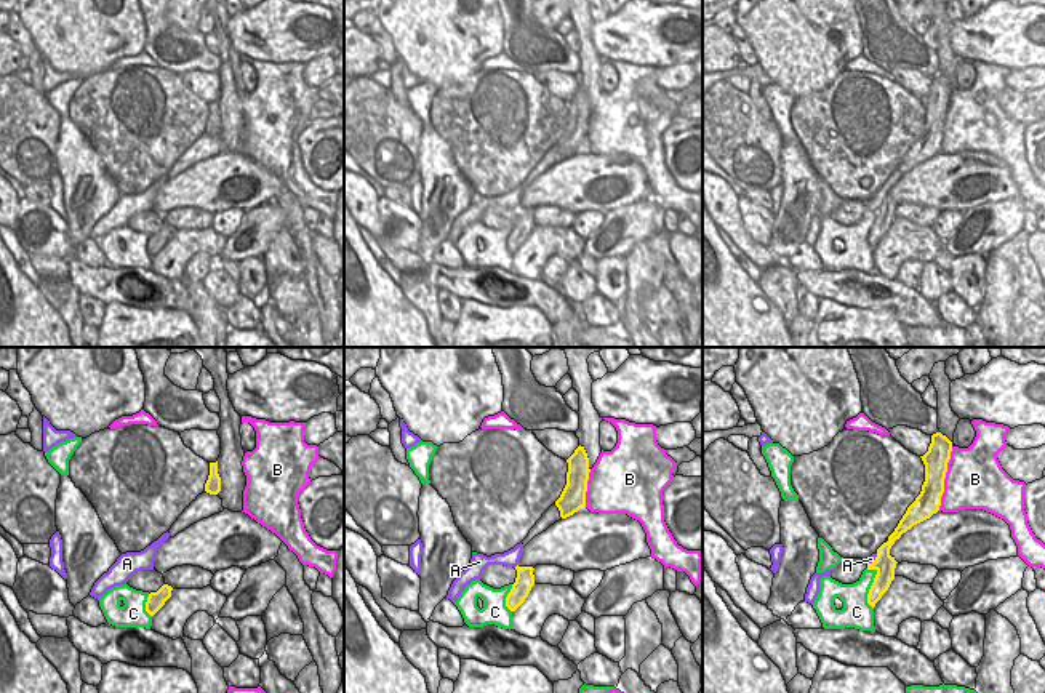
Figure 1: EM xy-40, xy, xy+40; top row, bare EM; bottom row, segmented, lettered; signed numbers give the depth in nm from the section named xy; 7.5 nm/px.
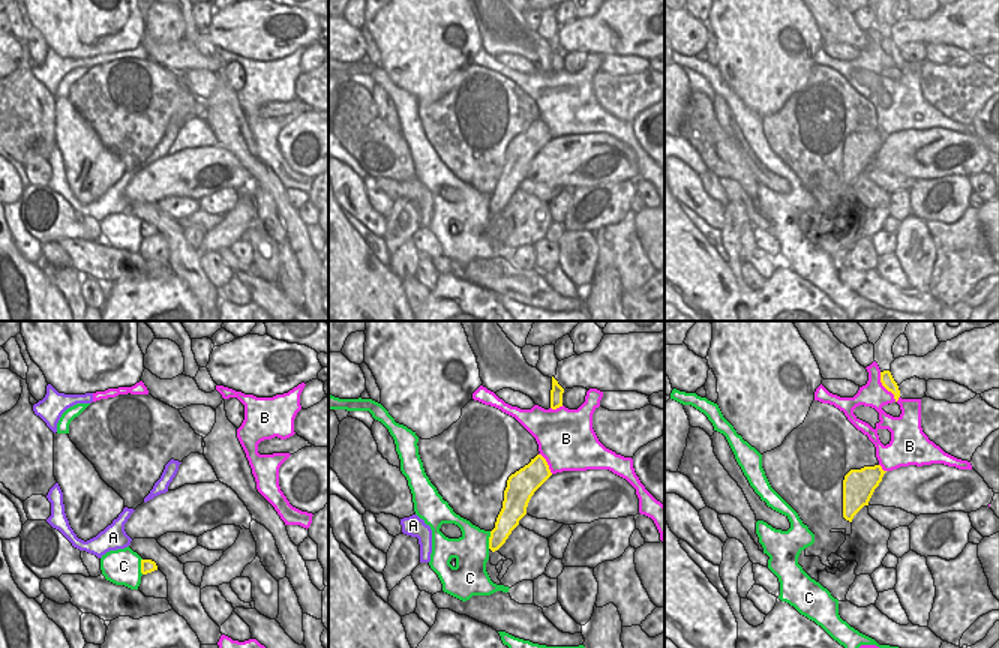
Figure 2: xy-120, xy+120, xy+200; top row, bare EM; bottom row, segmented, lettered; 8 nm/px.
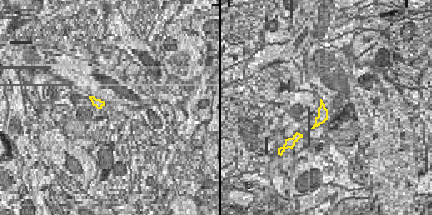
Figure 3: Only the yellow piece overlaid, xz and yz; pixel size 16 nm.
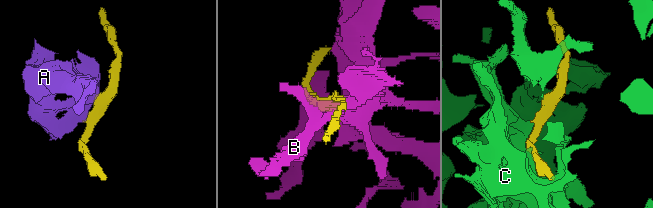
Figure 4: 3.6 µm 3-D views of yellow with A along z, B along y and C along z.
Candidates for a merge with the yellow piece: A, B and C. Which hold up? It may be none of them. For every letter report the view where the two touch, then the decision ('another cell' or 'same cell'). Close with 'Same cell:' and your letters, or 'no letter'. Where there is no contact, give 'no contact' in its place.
A: contact in xy+40; another cell
B: contact in xy+40; another cell
C: contact in xy+40; another cell
Same cell: no letter

